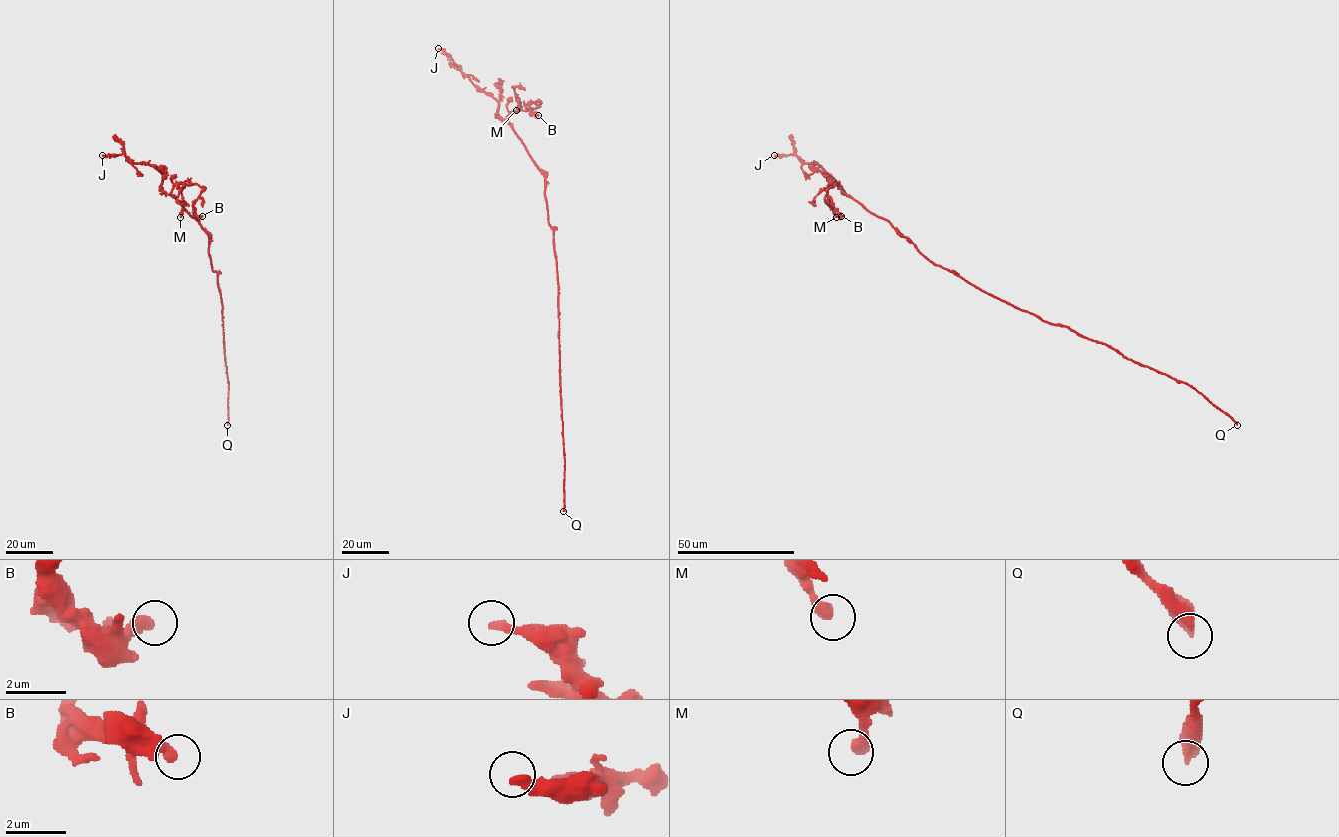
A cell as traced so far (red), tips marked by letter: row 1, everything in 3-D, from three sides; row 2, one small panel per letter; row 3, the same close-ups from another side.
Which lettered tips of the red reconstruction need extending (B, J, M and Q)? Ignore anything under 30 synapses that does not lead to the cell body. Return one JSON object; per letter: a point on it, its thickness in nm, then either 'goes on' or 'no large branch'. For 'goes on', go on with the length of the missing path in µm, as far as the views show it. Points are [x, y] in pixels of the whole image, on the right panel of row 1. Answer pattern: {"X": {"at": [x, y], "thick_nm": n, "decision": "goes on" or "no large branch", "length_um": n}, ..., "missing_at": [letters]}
{"B": {"at": [841, 216], "thick_nm": 400, "decision": "no large branch"}, "J": {"at": [774, 155], "thick_nm": 320, "decision": "no large branch"}, "M": {"at": [836, 217], "thick_nm": 400, "decision": "no large branch"}, "Q": {"at": [1237, 425], "thick_nm": 480, "decision": "goes on", "length_um": 400}, "missing_at": ["Q"]}

